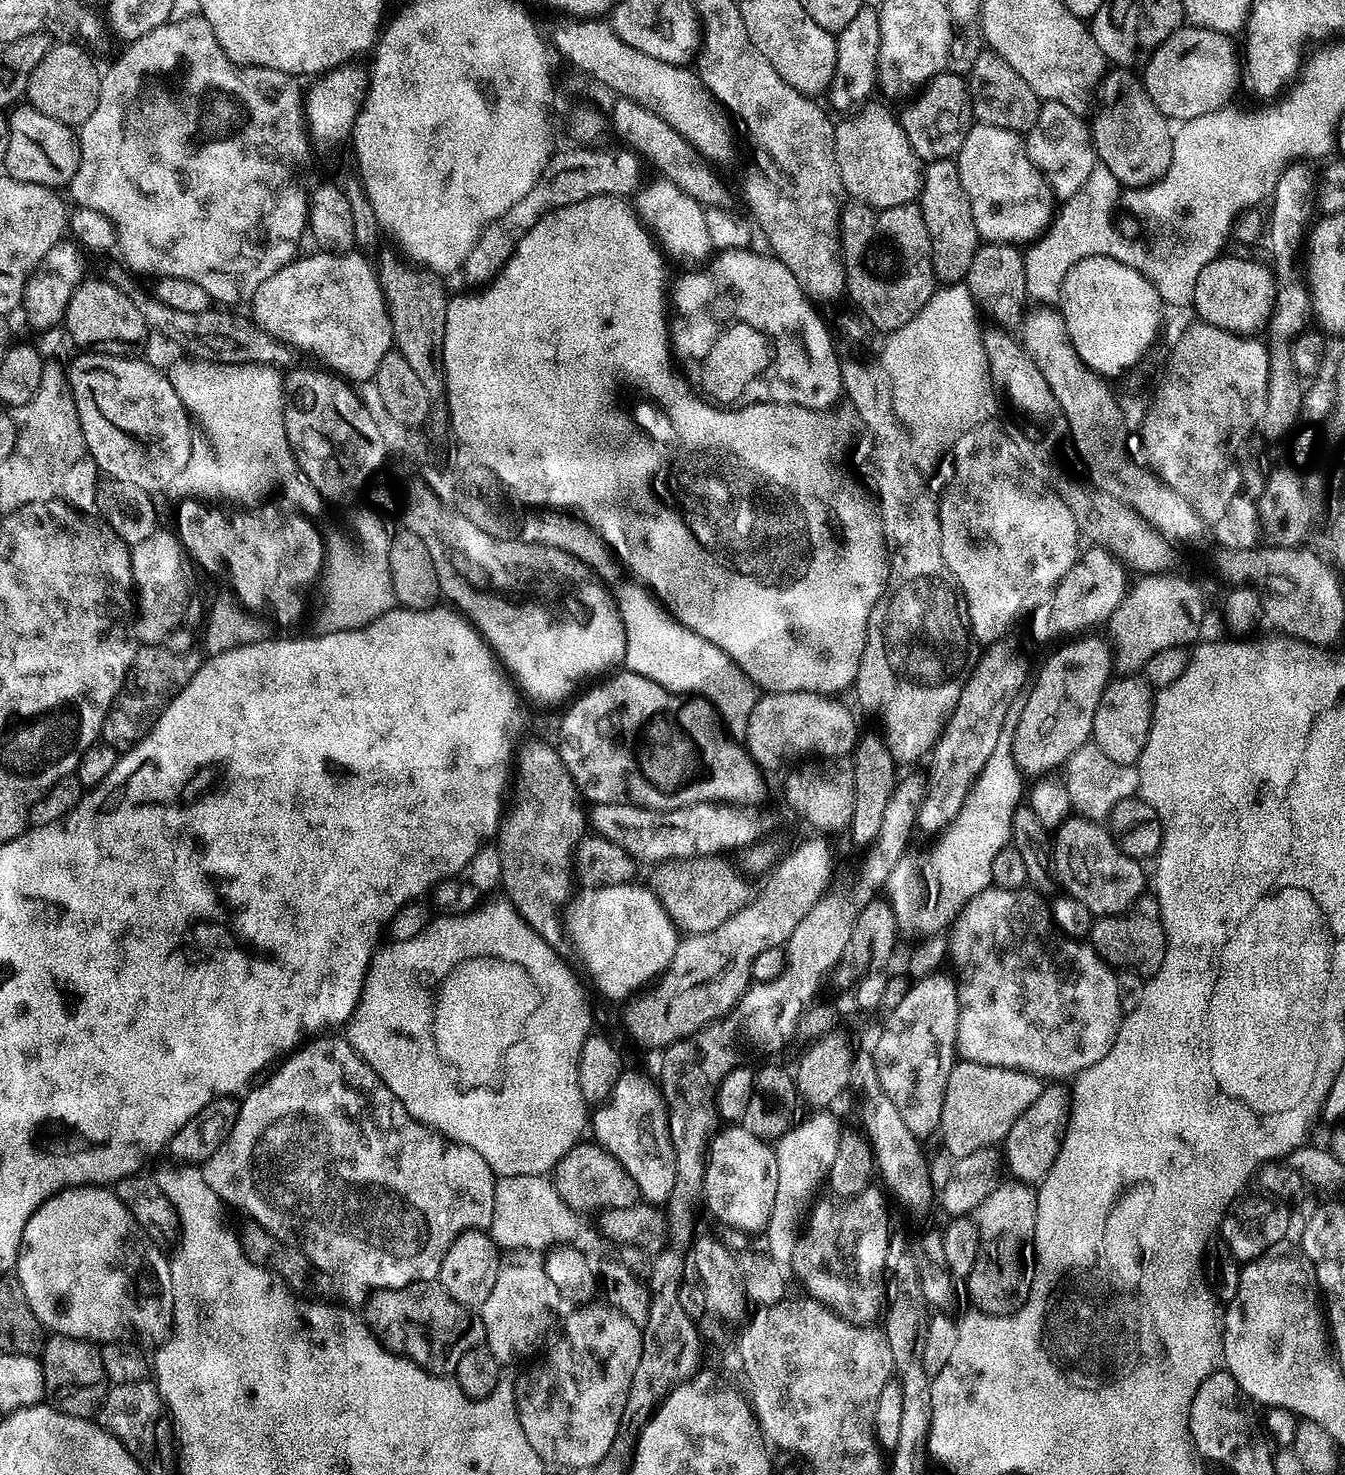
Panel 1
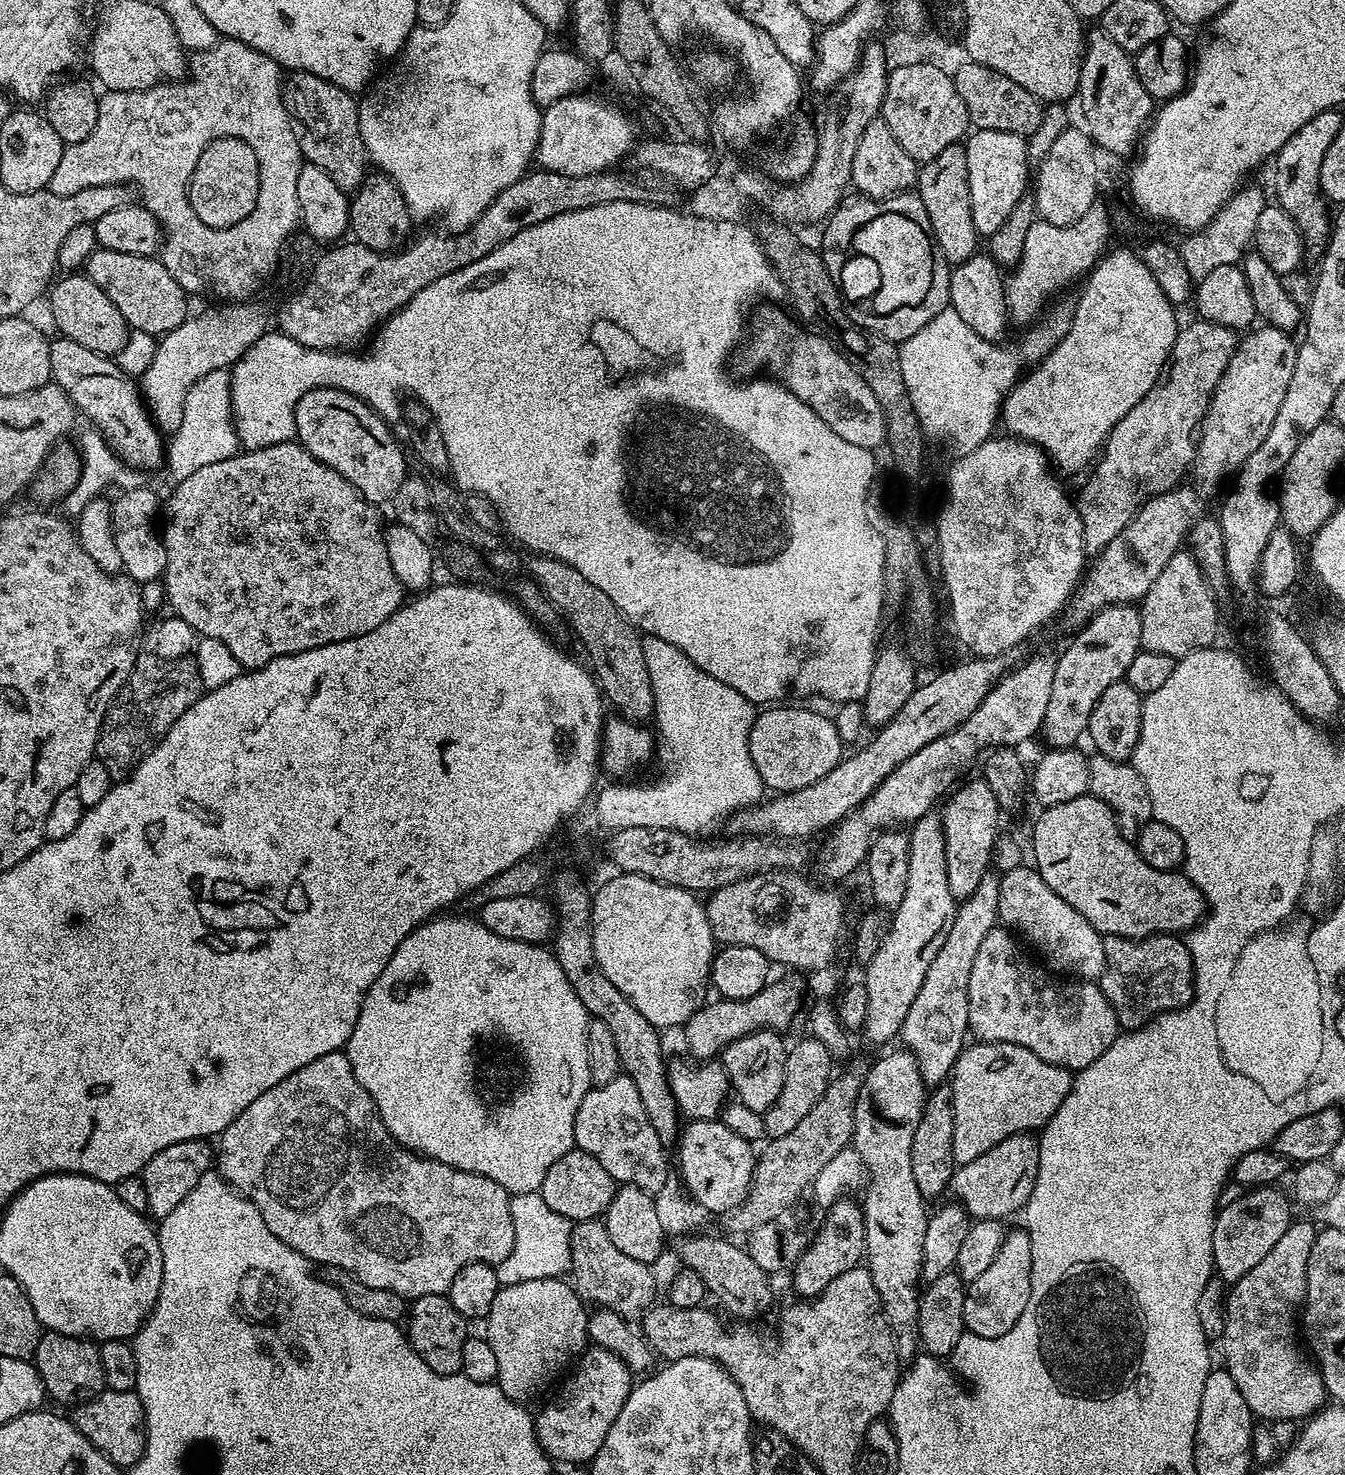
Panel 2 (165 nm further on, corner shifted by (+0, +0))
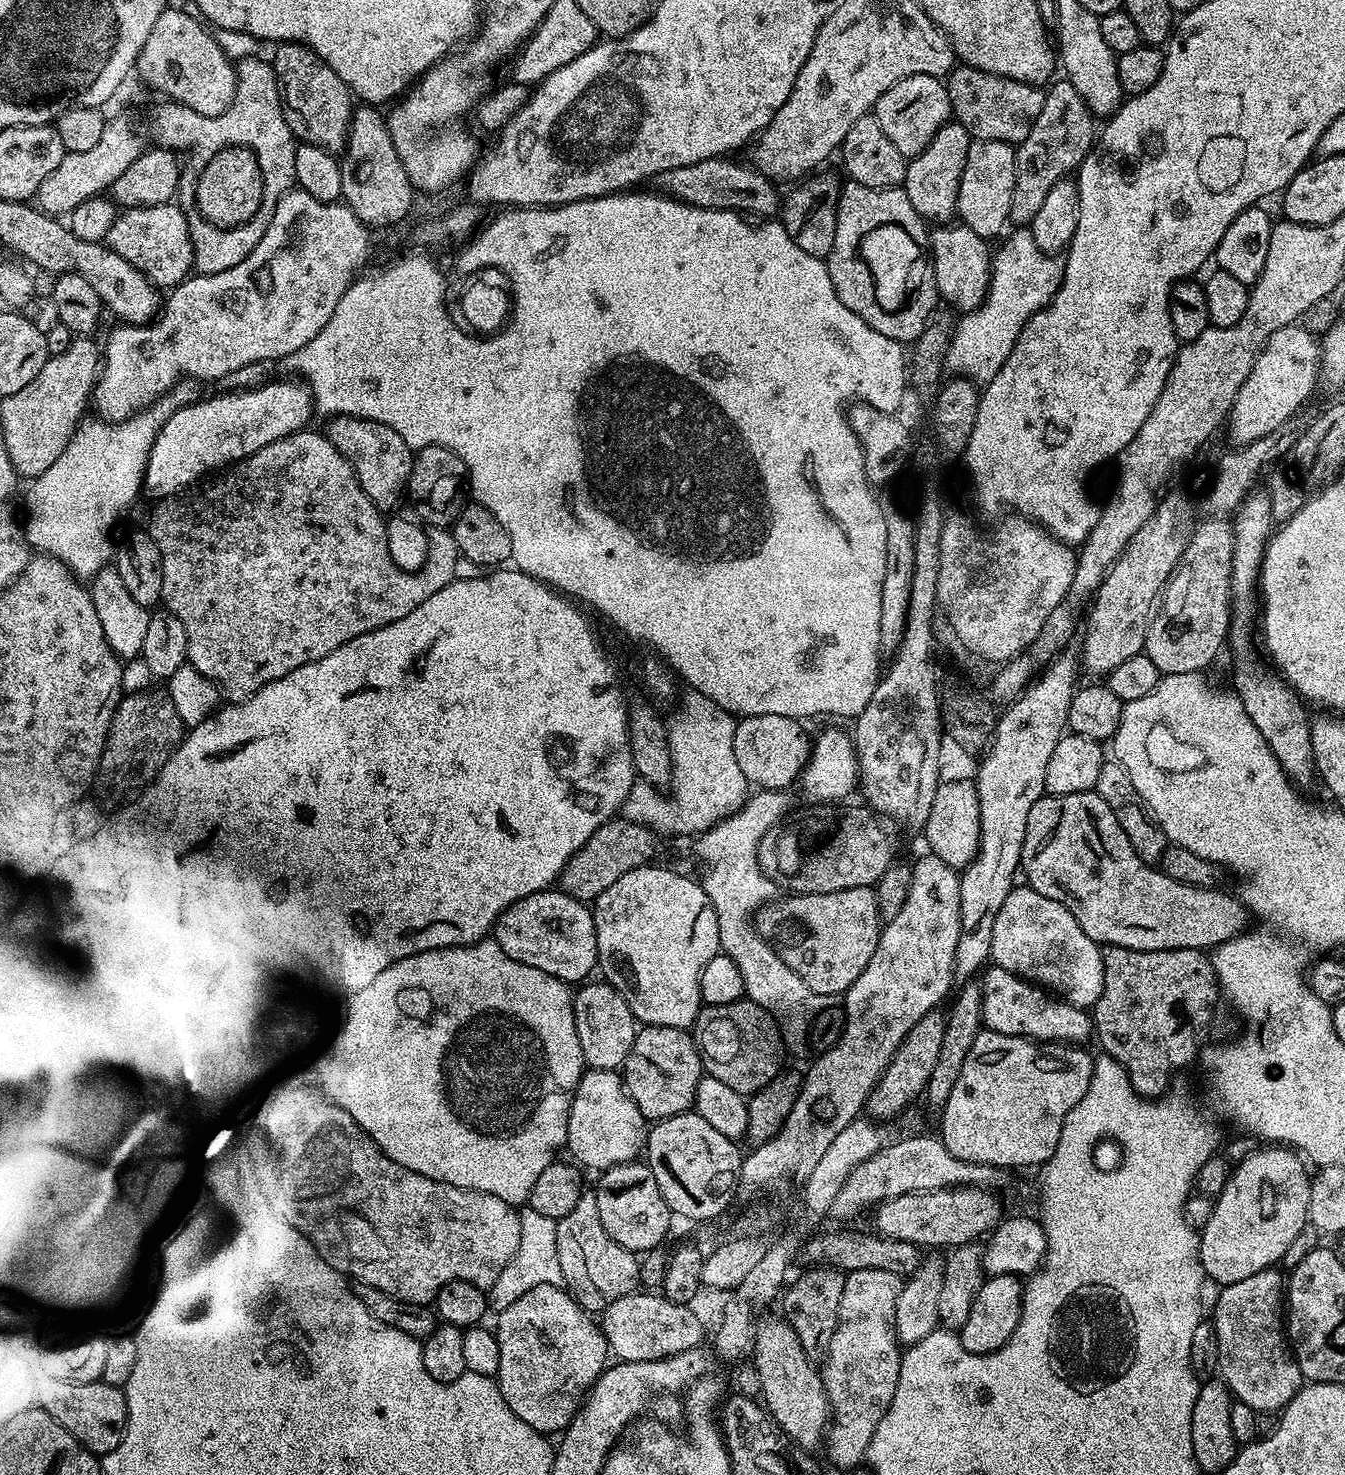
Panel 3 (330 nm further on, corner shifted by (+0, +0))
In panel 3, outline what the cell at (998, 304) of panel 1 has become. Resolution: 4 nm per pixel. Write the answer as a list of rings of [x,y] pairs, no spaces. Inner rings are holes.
[[[1067,78],[1058,80],[1047,85],[1038,122],[1034,122],[1034,130],[1030,130],[1030,134],[1026,134],[1024,141],[1016,148],[1014,198],[1010,198],[1008,215],[1009,221],[1016,226],[1031,225],[1046,194],[1050,194],[1050,186],[1071,177],[1098,140],[1097,117],[1086,106],[1082,94],[1074,90]]]

